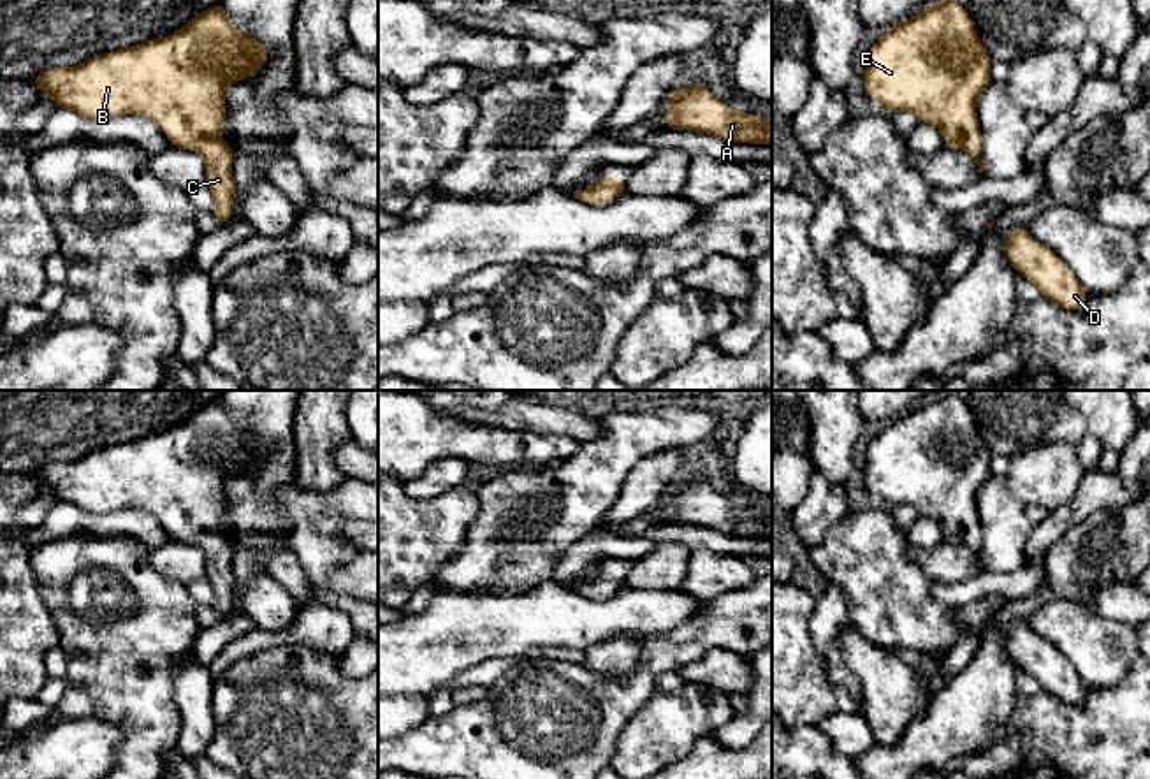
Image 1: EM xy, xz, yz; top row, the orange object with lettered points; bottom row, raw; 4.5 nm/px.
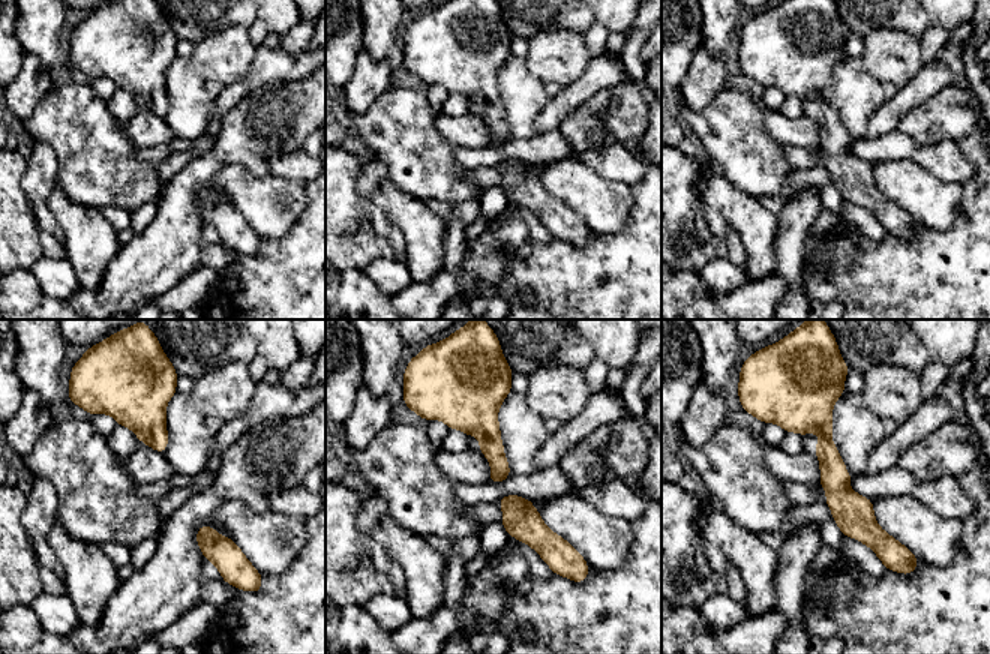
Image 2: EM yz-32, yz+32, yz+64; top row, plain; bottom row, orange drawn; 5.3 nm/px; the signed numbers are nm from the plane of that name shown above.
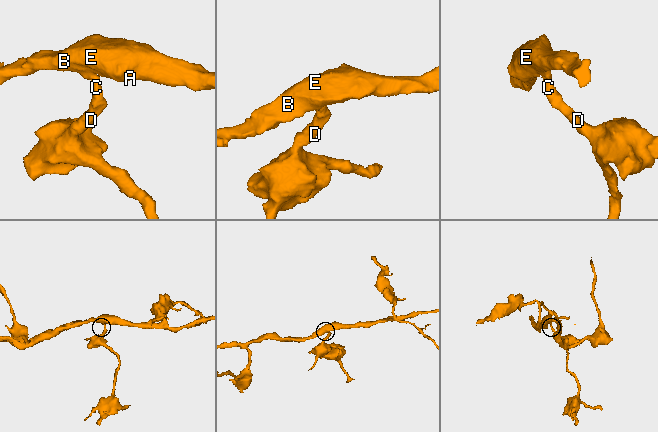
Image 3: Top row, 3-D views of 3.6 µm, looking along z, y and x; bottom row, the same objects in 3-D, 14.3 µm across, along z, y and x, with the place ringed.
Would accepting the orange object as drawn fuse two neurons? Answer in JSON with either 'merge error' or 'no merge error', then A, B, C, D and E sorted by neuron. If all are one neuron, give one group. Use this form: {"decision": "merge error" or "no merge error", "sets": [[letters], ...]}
{"decision": "no merge error", "sets": [["A", "B", "C", "D", "E"]]}

